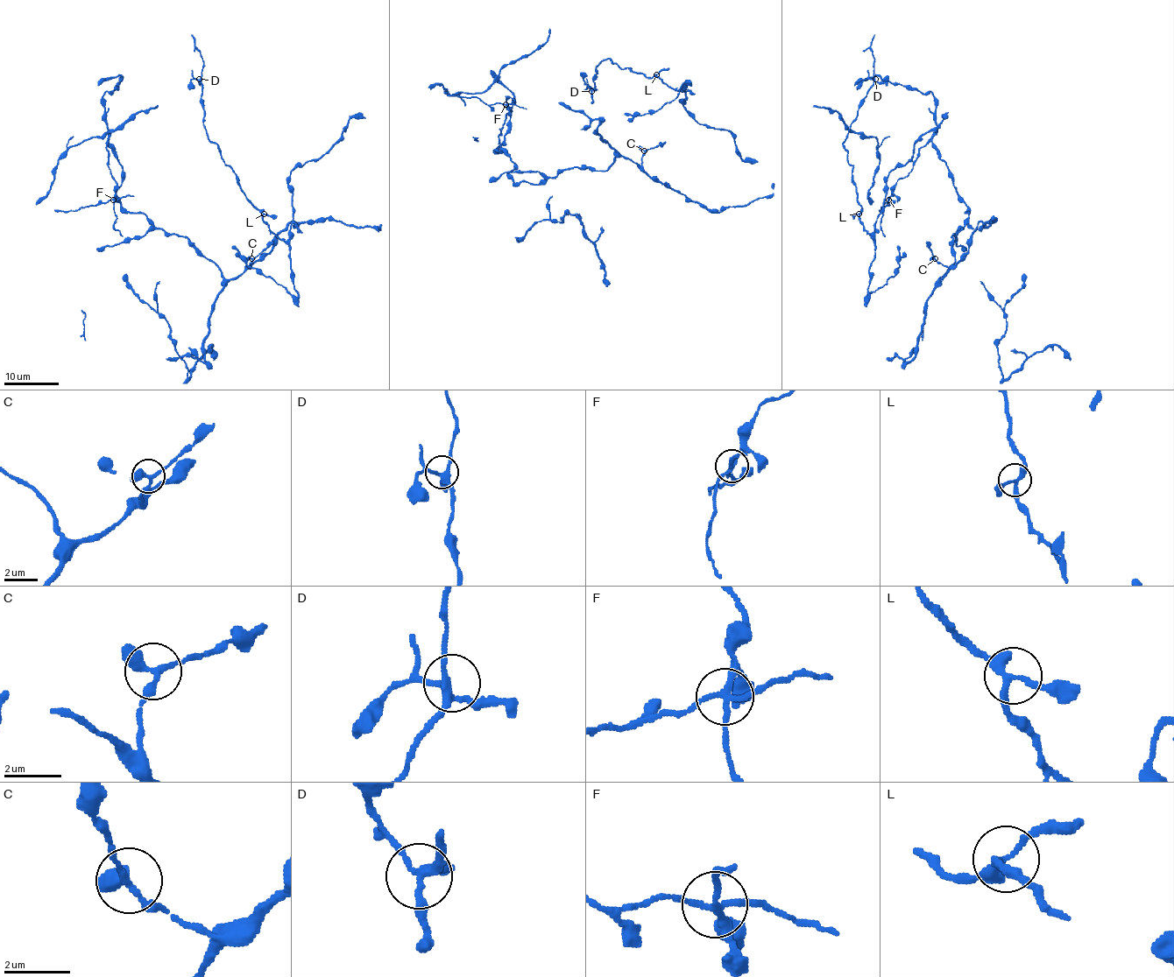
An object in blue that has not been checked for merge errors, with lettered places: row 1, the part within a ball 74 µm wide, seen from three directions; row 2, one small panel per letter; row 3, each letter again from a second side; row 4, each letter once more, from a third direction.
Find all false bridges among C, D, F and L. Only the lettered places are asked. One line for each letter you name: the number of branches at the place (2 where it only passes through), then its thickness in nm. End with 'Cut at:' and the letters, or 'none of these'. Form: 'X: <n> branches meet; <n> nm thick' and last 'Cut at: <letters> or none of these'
F: 4 branches meet; 190 nm thick
Cut at: F

